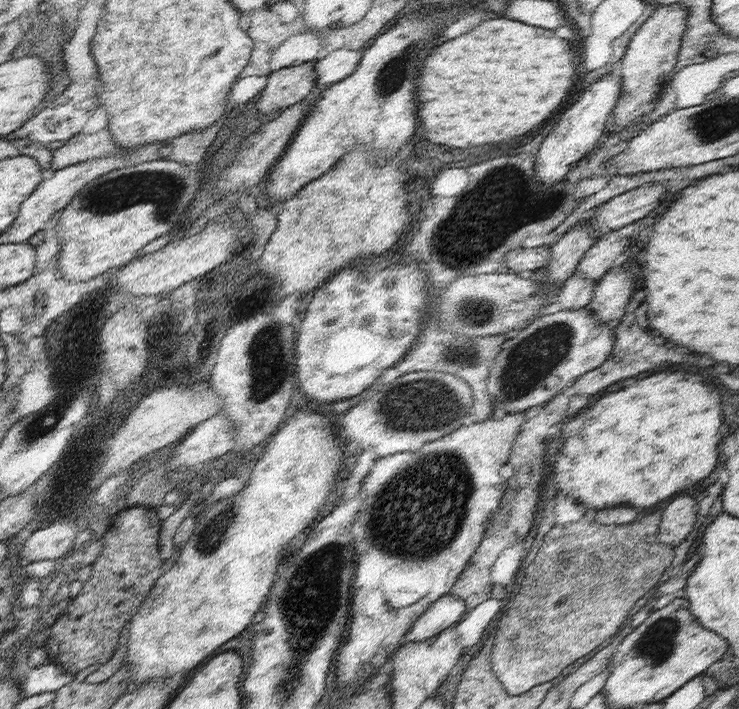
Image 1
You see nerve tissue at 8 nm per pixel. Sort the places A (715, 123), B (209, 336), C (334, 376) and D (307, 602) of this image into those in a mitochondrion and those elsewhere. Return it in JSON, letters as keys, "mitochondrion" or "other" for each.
{"A":"mitochondrion","B":"other","C":"other","D":"mitochondrion"}

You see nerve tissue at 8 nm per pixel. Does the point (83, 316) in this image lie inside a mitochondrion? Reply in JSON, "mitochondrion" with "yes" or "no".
{"mitochondrion":"no"}

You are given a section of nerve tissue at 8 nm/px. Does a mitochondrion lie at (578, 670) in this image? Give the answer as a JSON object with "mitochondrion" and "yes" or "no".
{"mitochondrion":"no"}

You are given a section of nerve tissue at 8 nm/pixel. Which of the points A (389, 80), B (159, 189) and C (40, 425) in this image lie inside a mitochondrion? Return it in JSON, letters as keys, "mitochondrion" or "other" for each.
{"A":"mitochondrion","B":"mitochondrion","C":"mitochondrion"}

